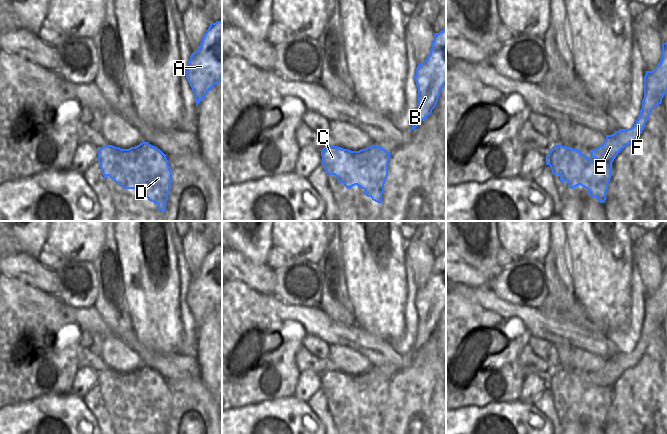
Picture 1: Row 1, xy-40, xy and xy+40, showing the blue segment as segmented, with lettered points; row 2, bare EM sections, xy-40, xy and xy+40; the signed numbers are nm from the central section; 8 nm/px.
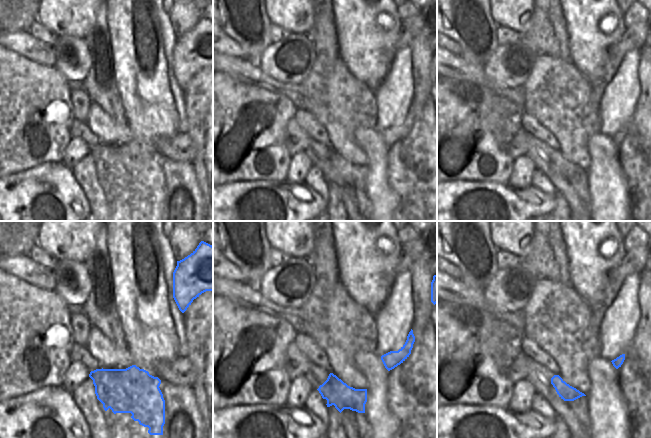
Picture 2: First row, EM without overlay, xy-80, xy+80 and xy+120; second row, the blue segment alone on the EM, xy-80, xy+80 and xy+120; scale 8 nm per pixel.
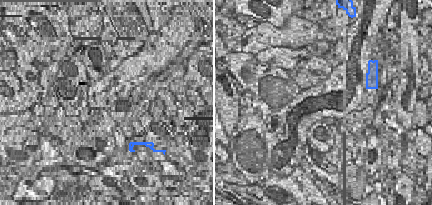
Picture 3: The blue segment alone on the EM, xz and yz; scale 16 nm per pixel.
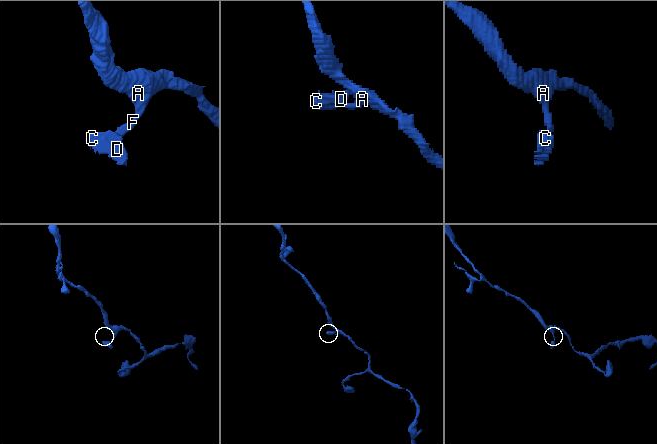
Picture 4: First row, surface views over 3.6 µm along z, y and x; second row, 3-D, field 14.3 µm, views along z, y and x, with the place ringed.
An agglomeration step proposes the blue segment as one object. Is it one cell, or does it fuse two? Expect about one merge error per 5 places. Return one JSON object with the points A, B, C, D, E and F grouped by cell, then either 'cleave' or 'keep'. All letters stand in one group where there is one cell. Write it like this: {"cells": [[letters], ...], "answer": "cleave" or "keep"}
{"cells": [["A", "B", "C", "D", "E", "F"]], "answer": "keep"}

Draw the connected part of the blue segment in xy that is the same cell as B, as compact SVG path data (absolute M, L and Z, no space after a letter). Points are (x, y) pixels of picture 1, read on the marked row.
M446 28L434 33L430 54L423 63L418 63L414 80L418 88L418 110L410 131L432 113L446 83Z

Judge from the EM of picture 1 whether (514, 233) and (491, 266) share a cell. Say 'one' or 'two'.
two

